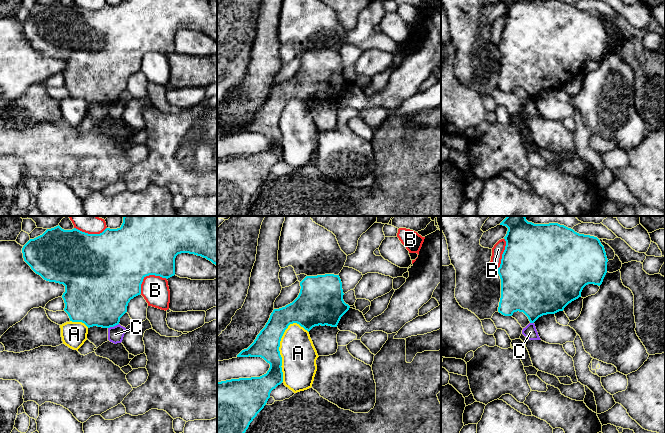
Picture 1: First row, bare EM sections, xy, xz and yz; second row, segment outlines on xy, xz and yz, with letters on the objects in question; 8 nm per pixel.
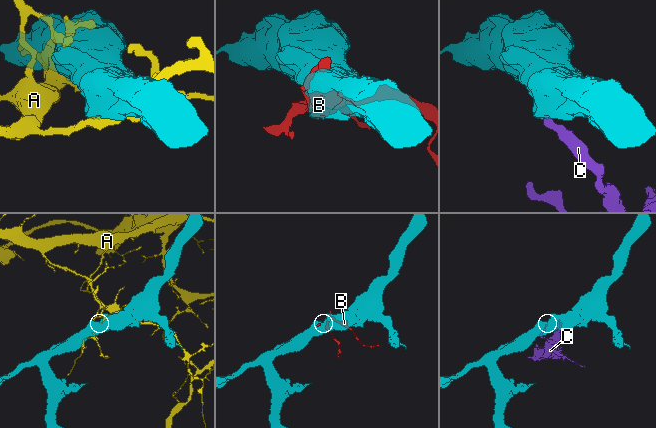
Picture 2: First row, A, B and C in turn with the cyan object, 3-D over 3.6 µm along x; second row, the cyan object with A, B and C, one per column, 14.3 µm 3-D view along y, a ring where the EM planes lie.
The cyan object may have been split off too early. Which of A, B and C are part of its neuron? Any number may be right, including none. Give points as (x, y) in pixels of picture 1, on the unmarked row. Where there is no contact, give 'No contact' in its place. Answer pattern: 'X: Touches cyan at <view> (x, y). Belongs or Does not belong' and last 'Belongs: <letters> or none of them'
A: Touches cyan at xz (278, 126). Does not belong
B: Touches cyan at xy (147, 51). Does not belong
C: Touches cyan at xy (113, 102). Does not belong
Belongs: none of them

